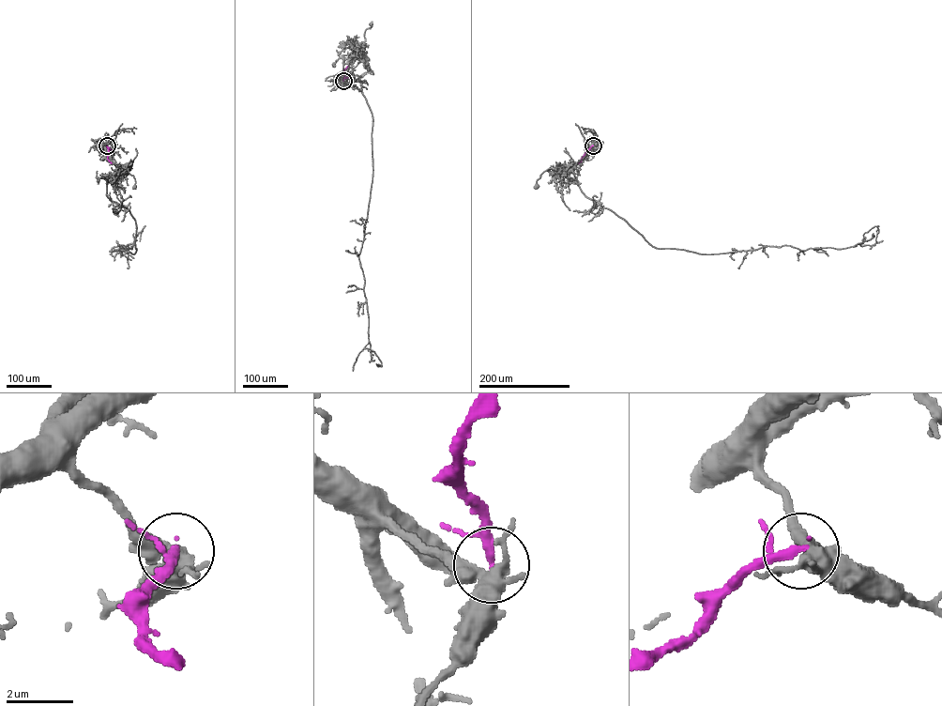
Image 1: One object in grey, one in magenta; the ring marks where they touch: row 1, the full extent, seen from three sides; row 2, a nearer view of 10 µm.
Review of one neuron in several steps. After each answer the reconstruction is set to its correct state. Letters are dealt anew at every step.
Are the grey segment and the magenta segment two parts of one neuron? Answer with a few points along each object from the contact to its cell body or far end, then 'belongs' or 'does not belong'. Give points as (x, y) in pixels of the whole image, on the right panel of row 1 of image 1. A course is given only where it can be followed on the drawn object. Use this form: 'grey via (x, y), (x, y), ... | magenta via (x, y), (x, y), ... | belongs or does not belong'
grey via (593, 145), (562, 174), (552, 168), (544, 171), (537, 180), (537, 187) | magenta via (593, 145), (578, 163) | does not belong

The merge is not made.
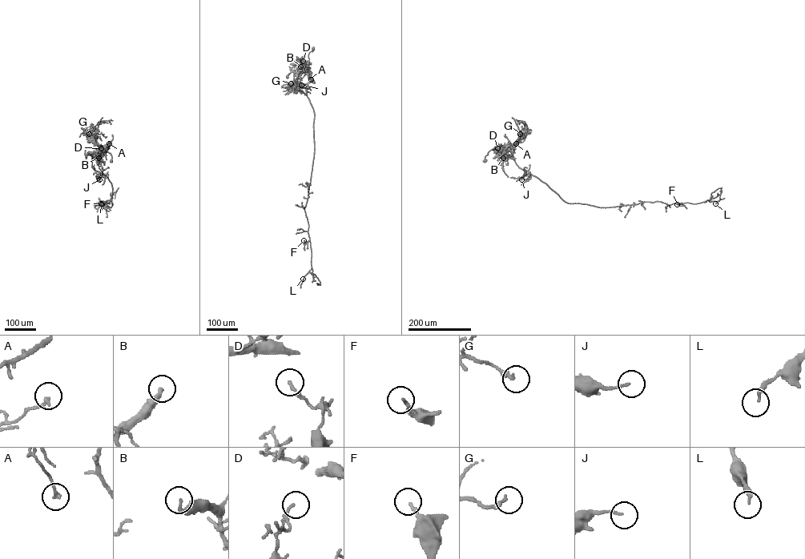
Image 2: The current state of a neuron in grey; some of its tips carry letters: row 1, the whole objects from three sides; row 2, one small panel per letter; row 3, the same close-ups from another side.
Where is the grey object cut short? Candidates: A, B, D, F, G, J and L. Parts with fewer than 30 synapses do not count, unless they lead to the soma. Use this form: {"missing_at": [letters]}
{"missing_at": []}

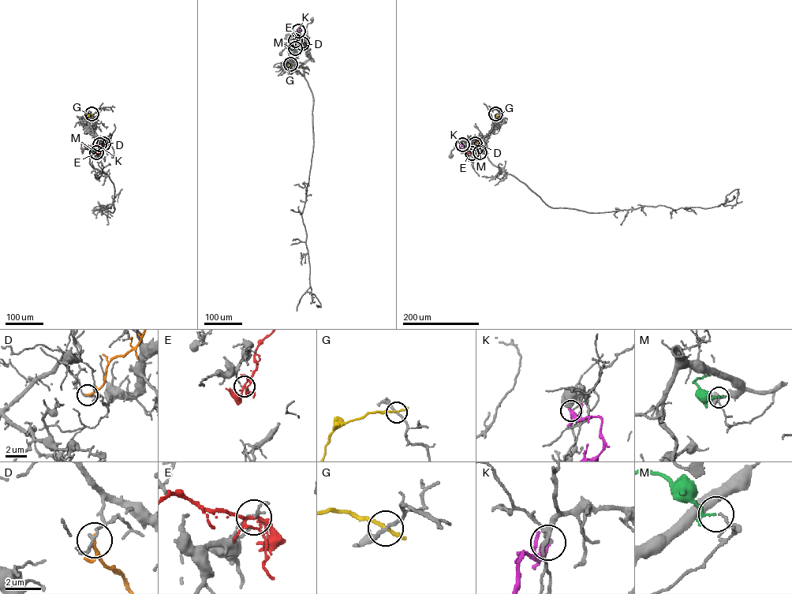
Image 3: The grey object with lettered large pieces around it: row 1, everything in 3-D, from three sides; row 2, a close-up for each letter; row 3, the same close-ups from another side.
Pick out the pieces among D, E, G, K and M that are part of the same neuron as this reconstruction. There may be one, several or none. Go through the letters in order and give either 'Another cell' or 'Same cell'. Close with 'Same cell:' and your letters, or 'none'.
D: Another cell
E: Another cell
G: Another cell
K: Another cell
M: Same cell
Same cell: M

